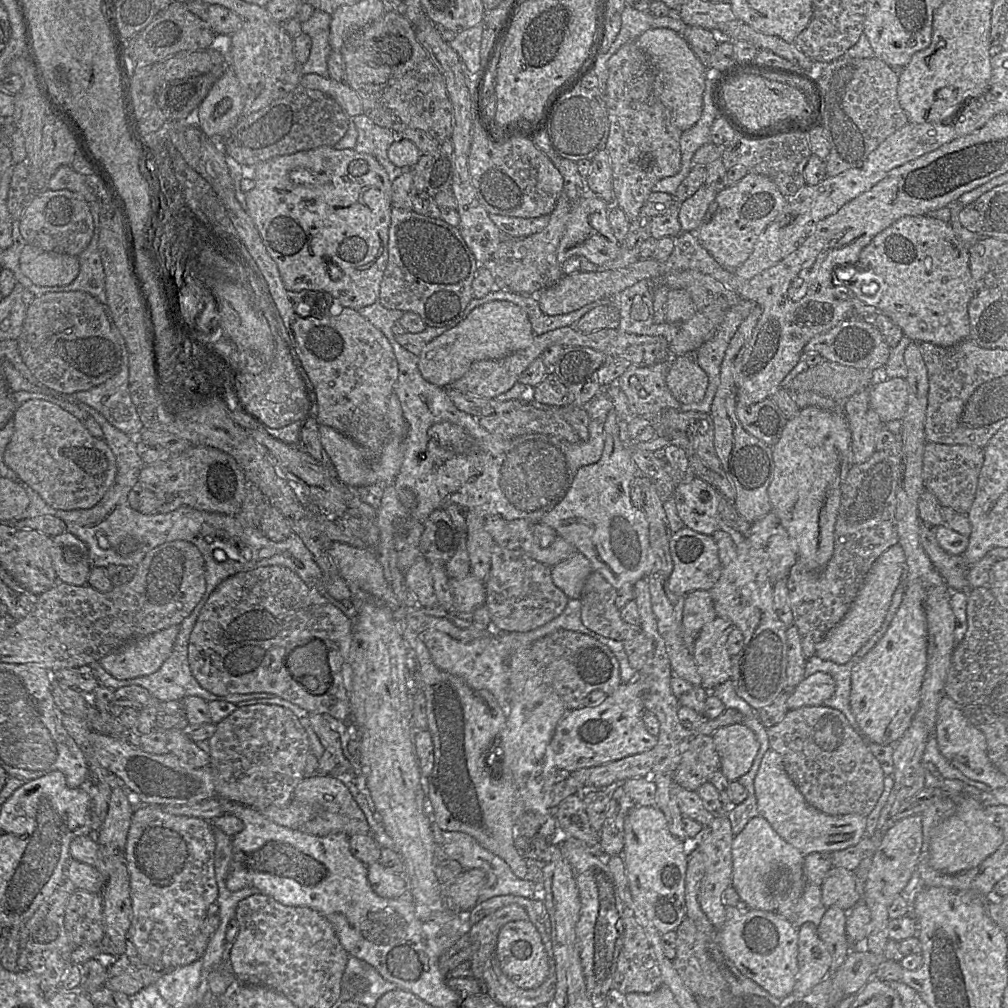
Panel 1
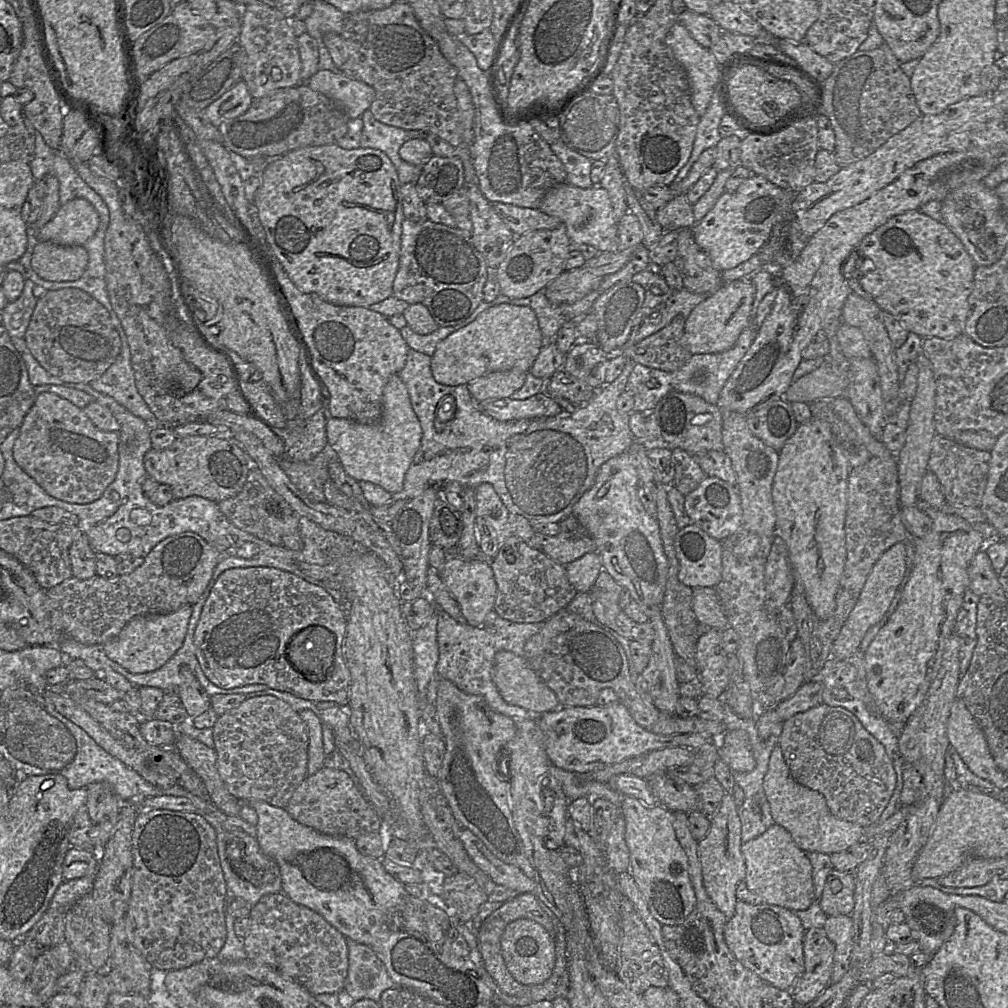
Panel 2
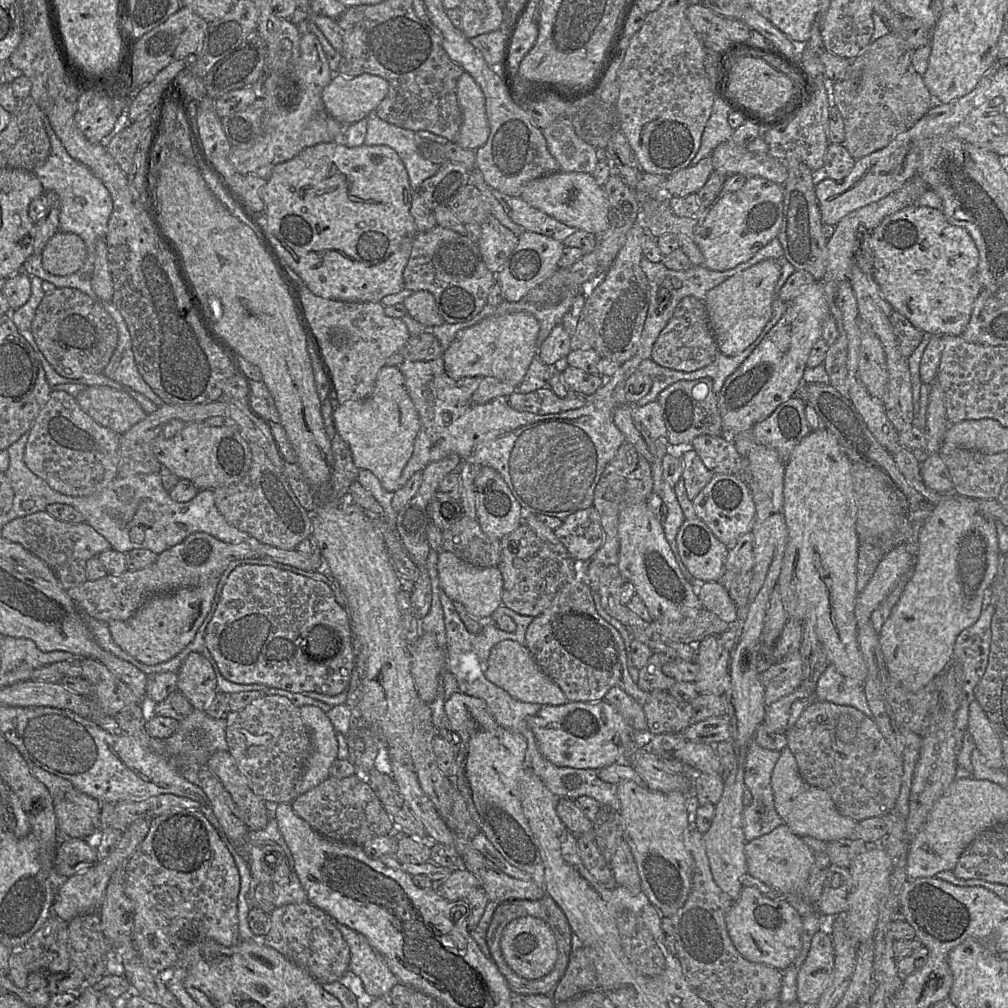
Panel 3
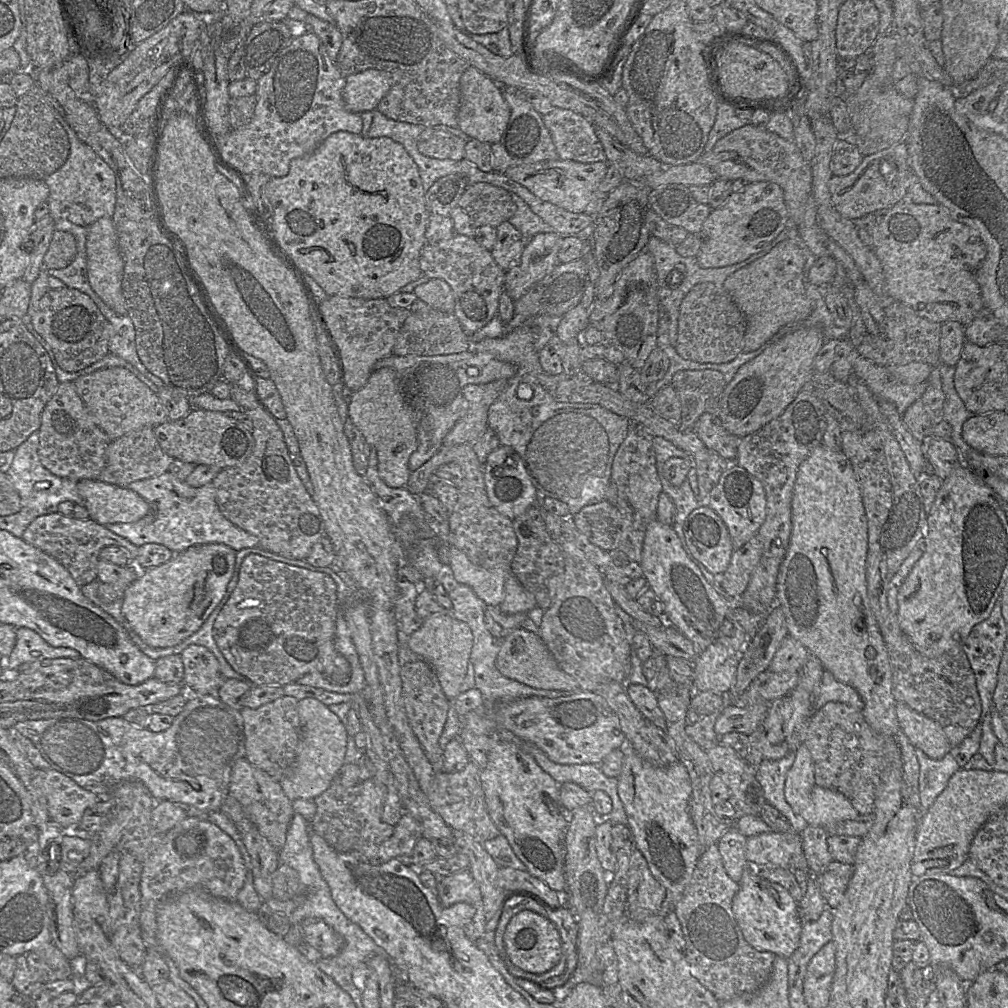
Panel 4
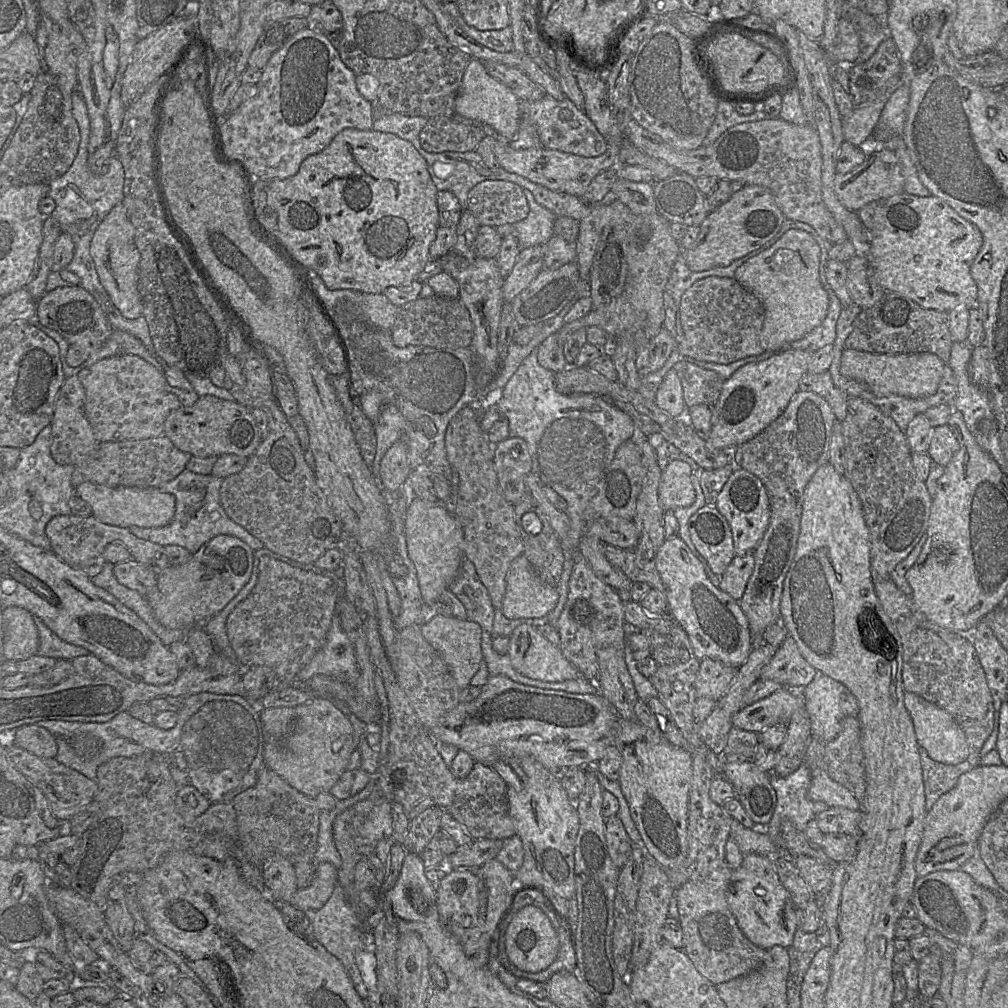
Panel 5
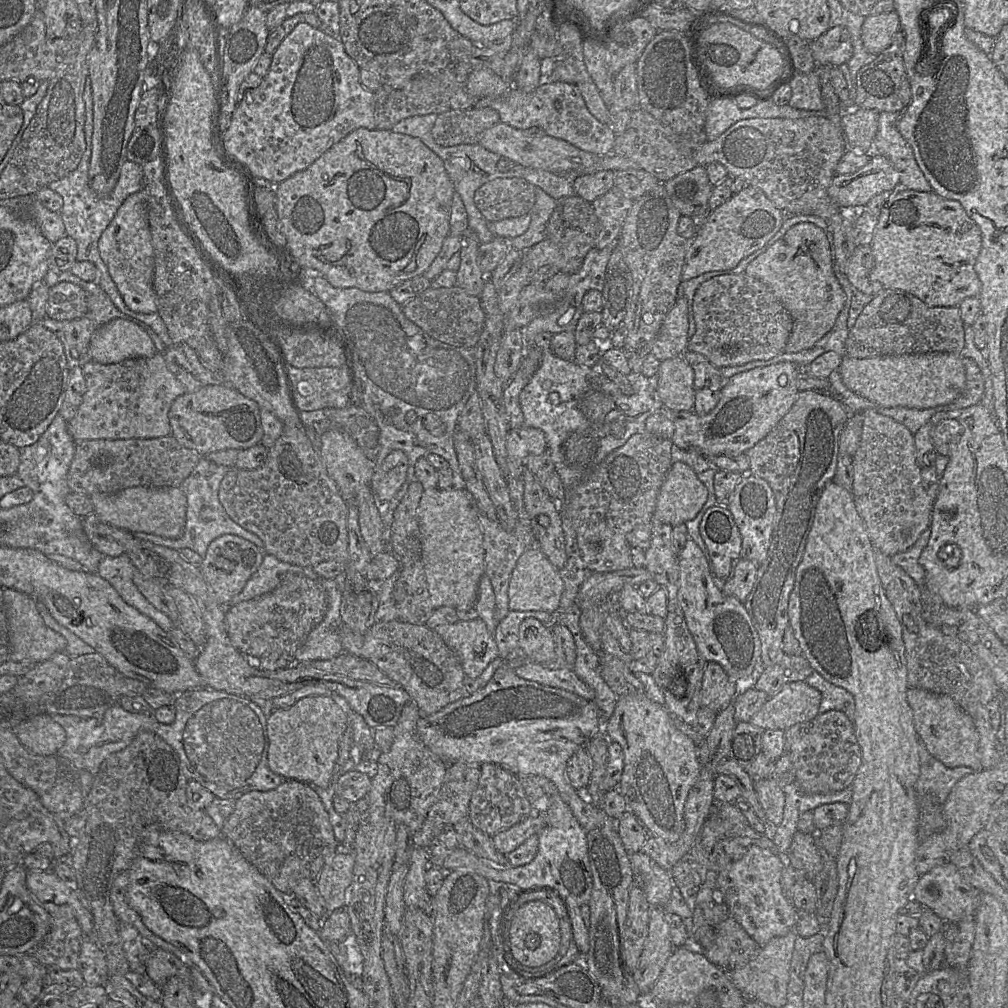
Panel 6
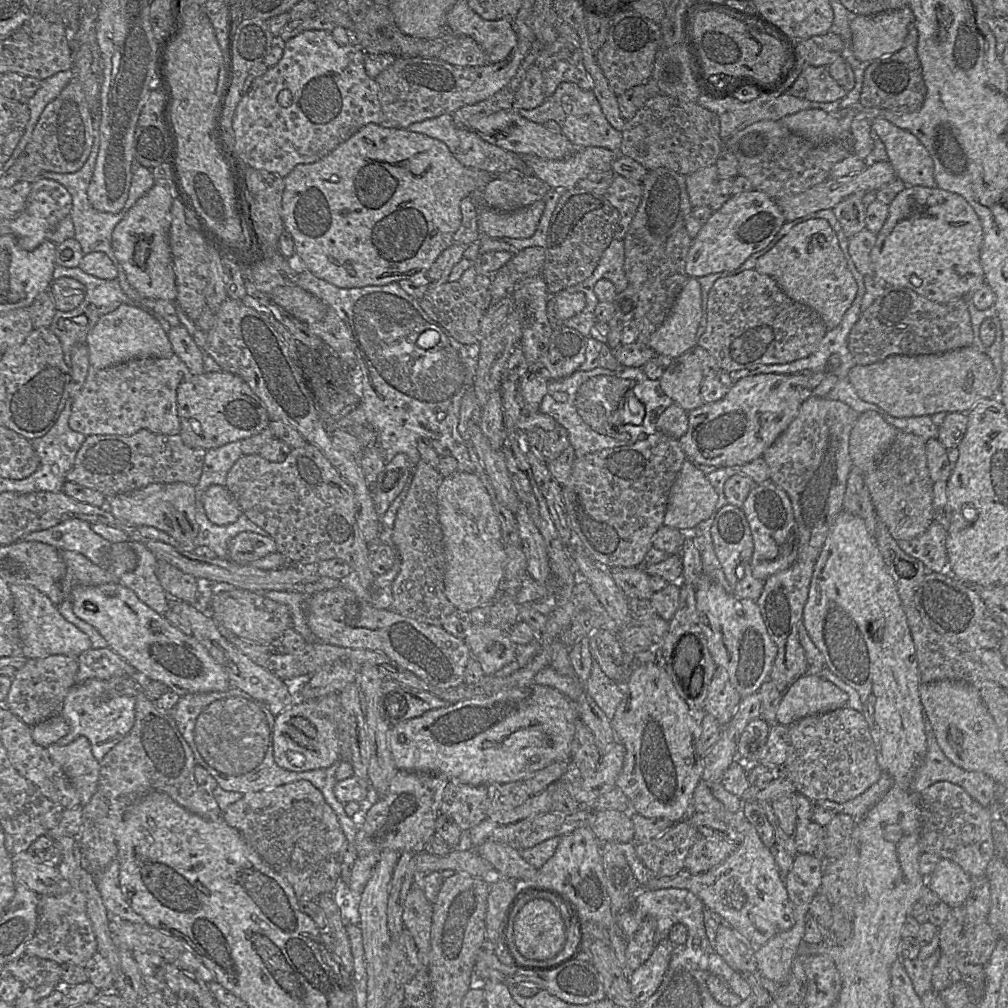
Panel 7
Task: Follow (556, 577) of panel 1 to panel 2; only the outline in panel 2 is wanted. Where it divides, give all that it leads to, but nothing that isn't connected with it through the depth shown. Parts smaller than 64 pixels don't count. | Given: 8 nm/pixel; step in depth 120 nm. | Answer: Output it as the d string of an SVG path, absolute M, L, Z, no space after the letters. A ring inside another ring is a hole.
M591 552L565 566L565 570L569 582L577 592L589 593L604 569L599 555Z

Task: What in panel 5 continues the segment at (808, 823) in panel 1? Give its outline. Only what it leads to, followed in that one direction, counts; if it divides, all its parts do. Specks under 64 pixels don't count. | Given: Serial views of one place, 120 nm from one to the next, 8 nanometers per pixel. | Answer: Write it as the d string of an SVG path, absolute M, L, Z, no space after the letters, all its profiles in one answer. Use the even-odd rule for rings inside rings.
M825 769L811 770L808 796L813 801L822 801L828 807L840 806L850 810L860 810L856 797L843 785L832 780Z

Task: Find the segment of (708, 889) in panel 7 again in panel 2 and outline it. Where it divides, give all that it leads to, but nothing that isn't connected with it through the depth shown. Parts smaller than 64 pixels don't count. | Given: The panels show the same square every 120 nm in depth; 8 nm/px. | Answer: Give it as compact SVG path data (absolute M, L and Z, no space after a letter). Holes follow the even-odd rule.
M737 901L734 915L725 925L724 938L729 950L743 966L772 986L789 991L804 971L803 937L805 931L800 919L791 910L766 903L751 905Z

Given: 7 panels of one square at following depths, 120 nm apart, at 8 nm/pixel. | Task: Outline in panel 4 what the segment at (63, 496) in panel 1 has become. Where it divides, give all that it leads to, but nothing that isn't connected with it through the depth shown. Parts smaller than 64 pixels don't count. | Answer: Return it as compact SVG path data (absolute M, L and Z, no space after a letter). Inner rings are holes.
M74 382L59 384L41 413L41 424L37 432L39 459L49 472L76 482L97 479L105 466L106 449L111 441L88 412L76 392Z

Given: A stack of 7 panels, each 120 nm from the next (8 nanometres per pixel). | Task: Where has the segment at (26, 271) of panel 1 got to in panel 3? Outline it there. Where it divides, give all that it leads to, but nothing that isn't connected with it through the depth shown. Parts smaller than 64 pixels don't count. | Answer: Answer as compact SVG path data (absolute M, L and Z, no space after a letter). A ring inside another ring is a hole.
M58 231L41 253L43 268L55 276L68 276L77 272L87 258L83 239L74 234Z

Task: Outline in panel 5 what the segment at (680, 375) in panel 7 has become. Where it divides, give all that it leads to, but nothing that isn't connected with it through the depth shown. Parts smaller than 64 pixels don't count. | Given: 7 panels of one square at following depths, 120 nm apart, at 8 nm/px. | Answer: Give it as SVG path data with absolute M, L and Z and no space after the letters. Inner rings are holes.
M674 368L665 374L656 393L655 404L673 418L683 420L683 415L688 413L681 381Z

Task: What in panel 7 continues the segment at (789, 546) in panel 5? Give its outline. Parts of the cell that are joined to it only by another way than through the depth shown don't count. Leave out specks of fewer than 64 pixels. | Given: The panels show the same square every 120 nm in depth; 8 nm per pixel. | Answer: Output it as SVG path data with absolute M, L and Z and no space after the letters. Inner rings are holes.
M804 392L804 398L797 416L762 455L769 467L770 481L784 490L791 501L797 540L795 562L789 568L769 576L764 581L762 593L756 600L768 634L777 647L777 655L769 678L782 693L808 672L808 664L804 649L799 642L797 627L802 622L803 609L808 598L815 562L832 521L843 511L847 479L853 467L849 454L849 437L858 416L858 413L844 402Z

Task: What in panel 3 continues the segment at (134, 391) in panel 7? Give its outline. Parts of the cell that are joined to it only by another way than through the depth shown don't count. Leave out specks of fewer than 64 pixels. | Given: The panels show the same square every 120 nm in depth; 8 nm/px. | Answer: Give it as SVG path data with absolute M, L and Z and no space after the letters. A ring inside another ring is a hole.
M86 386L76 399L94 421L119 435L148 415L129 393L108 386Z

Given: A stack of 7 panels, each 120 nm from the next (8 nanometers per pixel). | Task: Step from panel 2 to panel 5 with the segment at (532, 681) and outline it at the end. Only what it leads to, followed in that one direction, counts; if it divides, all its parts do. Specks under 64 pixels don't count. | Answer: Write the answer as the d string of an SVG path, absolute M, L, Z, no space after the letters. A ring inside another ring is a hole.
M522 624L516 627L509 640L507 655L519 673L546 682L561 682L580 676L560 647L543 637L536 627Z

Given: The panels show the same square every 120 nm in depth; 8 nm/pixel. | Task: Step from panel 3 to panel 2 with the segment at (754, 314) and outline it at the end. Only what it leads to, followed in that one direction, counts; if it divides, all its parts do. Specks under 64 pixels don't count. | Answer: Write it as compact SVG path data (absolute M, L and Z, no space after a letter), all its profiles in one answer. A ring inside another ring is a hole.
M750 278L725 282L715 293L697 305L686 318L682 344L691 354L720 353L732 348L739 335L750 325L750 314L755 297L755 286Z

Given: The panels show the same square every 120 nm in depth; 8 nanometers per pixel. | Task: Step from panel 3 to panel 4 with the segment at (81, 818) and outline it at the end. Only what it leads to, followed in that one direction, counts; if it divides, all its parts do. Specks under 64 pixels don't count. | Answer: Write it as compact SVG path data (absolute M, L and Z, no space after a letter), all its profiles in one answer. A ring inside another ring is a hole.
M50 768L35 769L33 784L44 794L50 817L66 831L72 831L84 812L102 799Z

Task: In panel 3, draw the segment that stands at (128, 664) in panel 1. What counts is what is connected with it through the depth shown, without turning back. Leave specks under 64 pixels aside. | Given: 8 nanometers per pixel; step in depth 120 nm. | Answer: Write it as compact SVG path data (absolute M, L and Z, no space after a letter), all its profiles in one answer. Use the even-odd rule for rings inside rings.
M212 579L200 586L180 588L150 597L129 619L109 622L108 628L114 642L123 651L146 665L170 660L192 642L211 612L217 580Z

